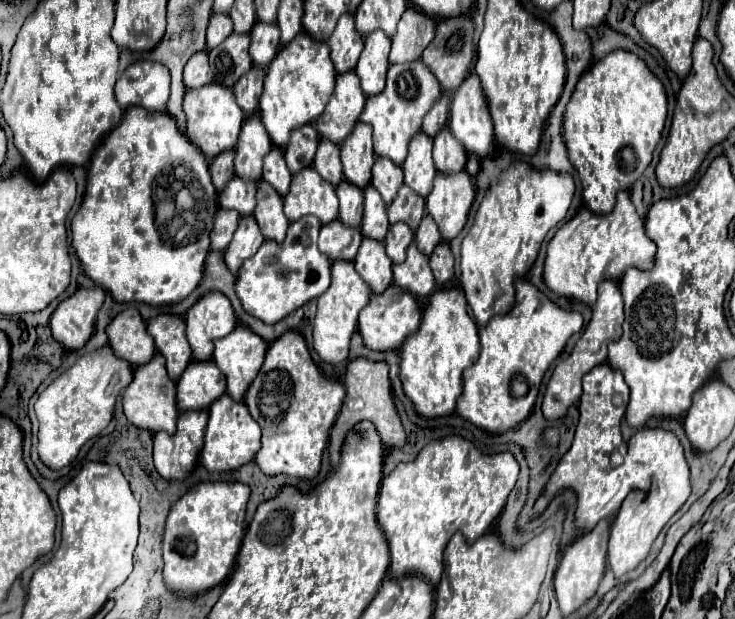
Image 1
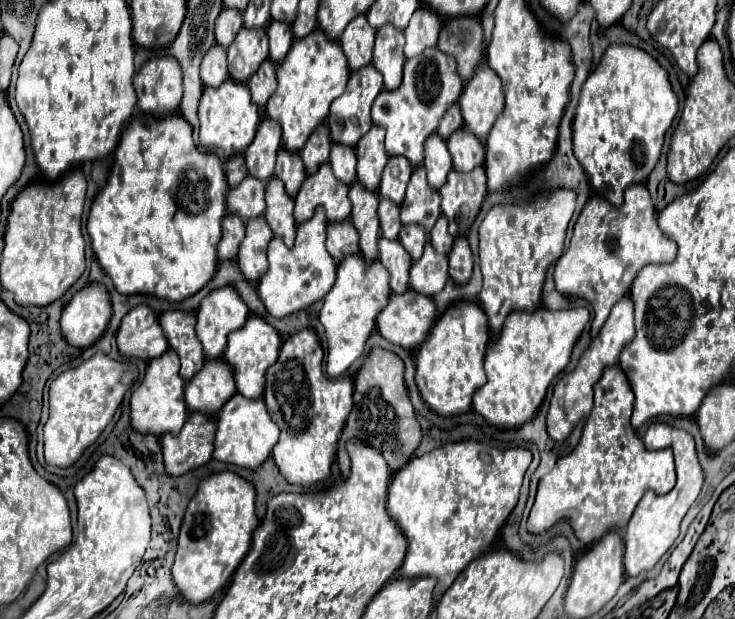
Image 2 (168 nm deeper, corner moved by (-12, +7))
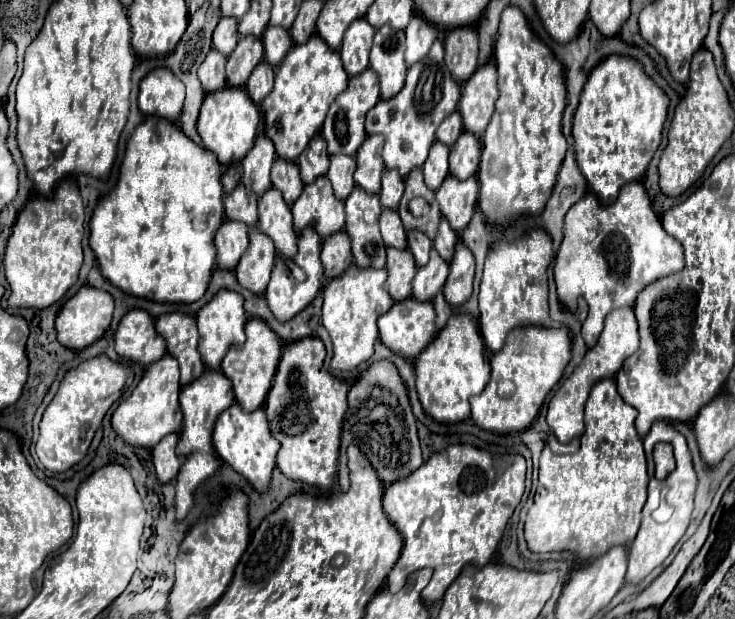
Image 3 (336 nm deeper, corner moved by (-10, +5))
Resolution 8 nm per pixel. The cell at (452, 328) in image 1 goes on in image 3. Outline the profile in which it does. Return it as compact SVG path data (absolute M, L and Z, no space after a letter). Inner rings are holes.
M456 314L430 342L430 348L416 360L416 388L422 408L444 424L456 424L470 418L470 396L484 390L490 380L490 364L484 362L484 340L476 320L470 314Z

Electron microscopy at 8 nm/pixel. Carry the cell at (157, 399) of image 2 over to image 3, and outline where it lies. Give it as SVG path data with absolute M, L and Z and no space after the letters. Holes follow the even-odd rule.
M166 354L162 360L146 368L140 384L134 388L134 392L128 398L124 398L118 404L118 408L110 418L114 432L124 442L142 448L154 448L164 436L182 430L182 412L178 404L178 394L180 394L178 376L180 376L178 362L170 354Z

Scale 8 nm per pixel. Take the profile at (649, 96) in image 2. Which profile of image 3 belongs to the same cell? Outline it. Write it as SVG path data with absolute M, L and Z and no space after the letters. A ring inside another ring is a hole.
M608 56L590 72L574 114L572 136L580 172L602 204L612 204L622 184L644 178L660 146L666 112L668 96L644 74L638 60Z

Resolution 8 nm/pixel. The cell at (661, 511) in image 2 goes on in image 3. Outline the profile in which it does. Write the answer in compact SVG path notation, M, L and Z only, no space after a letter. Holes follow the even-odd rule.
M656 422L650 428L648 436L644 438L644 450L646 450L650 480L647 500L642 510L642 526L638 530L636 540L628 548L626 582L630 582L630 584L640 584L656 566L660 566L666 560L666 556L672 552L676 542L684 536L688 522L690 522L692 508L694 508L694 490L696 490L696 472L692 468L692 456L688 452L686 438L678 430L674 430L666 422ZM658 442L672 444L674 456L676 456L676 468L662 482L655 477L653 462L653 450ZM670 508L672 508L672 512L670 512Z

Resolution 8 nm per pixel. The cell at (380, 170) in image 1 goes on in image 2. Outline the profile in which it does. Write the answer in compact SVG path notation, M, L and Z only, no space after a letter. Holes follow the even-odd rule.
M390 156L388 166L384 168L382 184L380 184L378 192L382 196L390 198L392 202L400 204L404 200L406 186L408 186L408 180L410 180L412 172L414 172L414 168L404 156Z

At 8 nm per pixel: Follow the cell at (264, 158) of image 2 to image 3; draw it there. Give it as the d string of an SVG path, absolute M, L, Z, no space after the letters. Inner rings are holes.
M258 136L254 148L242 160L242 184L256 196L262 196L272 188L270 168L274 164L274 158L274 142L268 136Z

